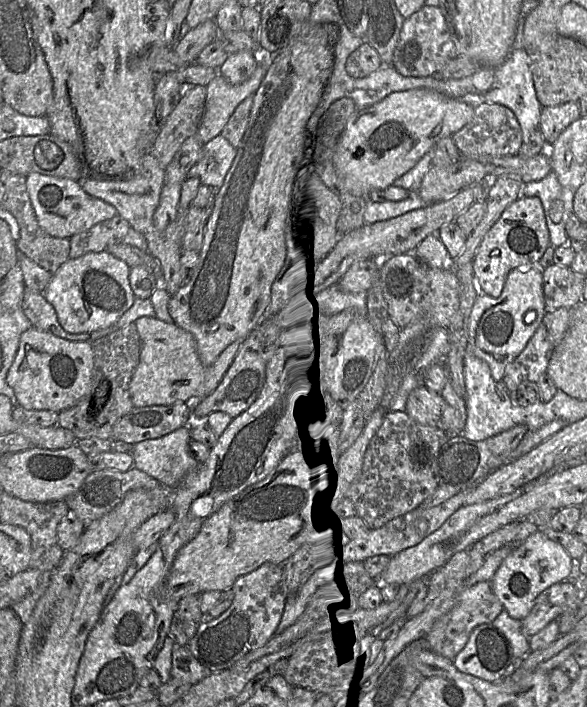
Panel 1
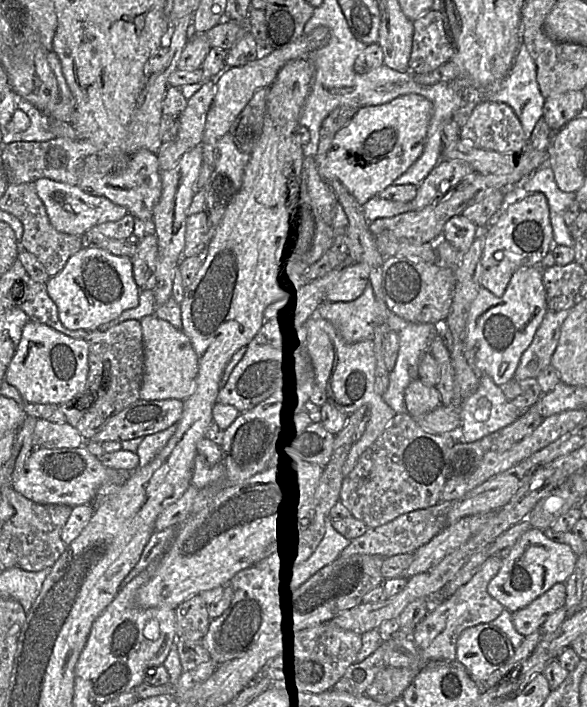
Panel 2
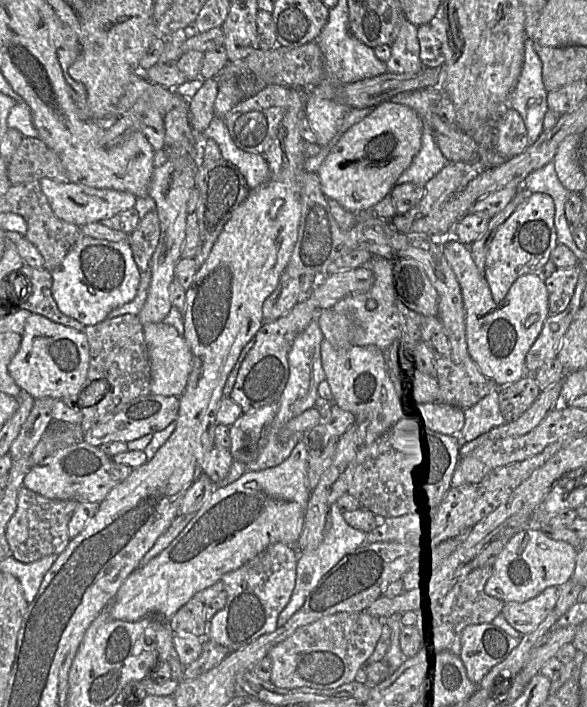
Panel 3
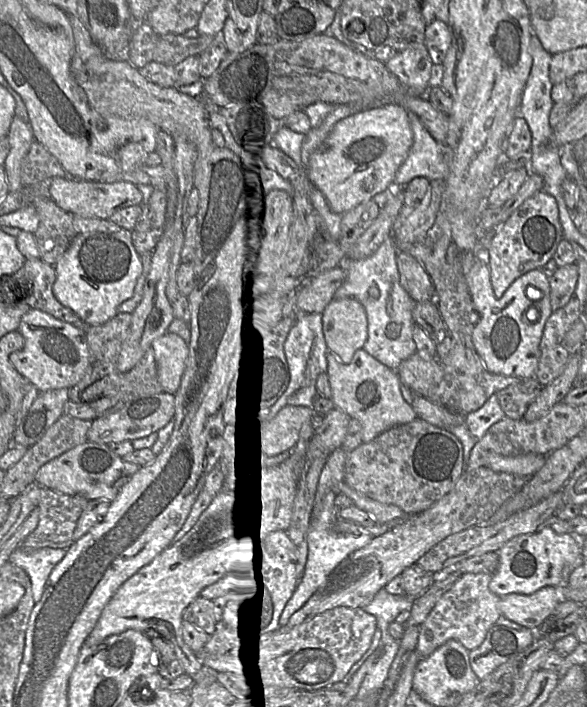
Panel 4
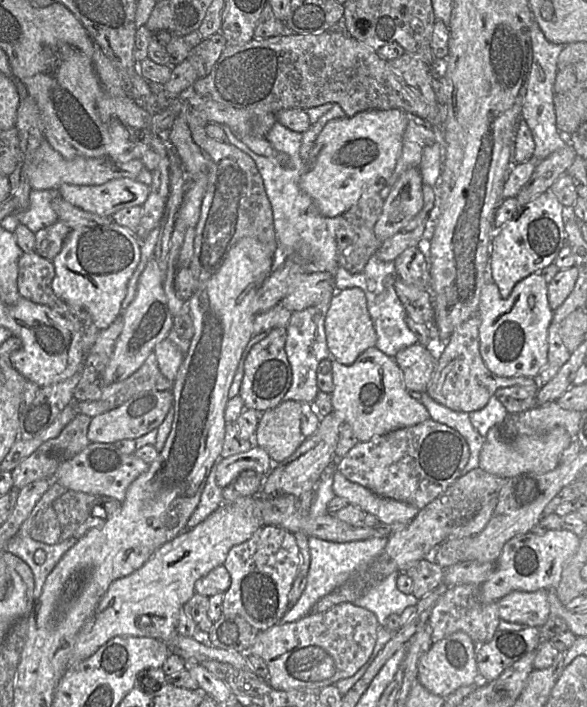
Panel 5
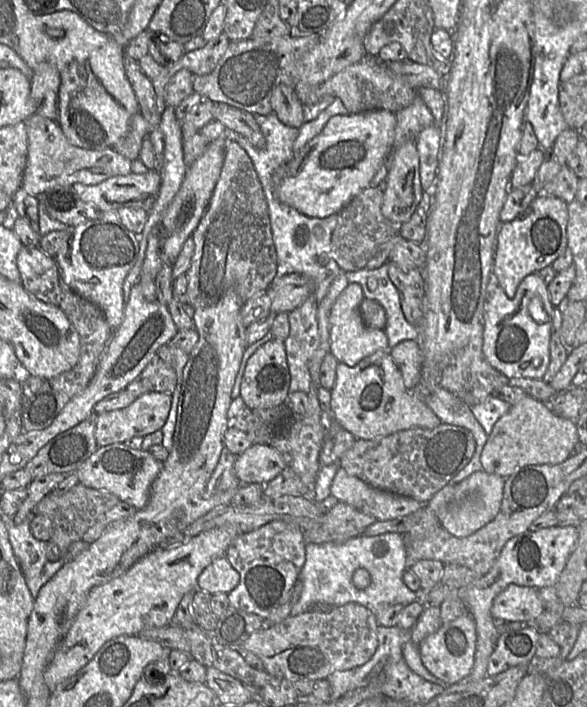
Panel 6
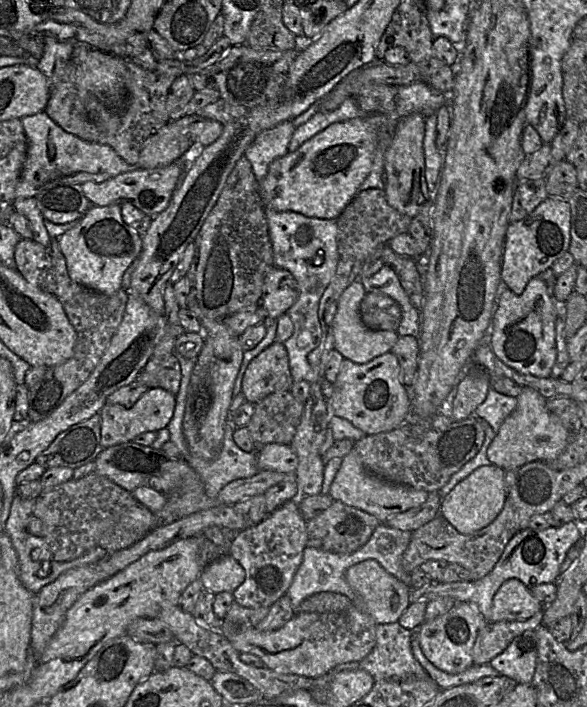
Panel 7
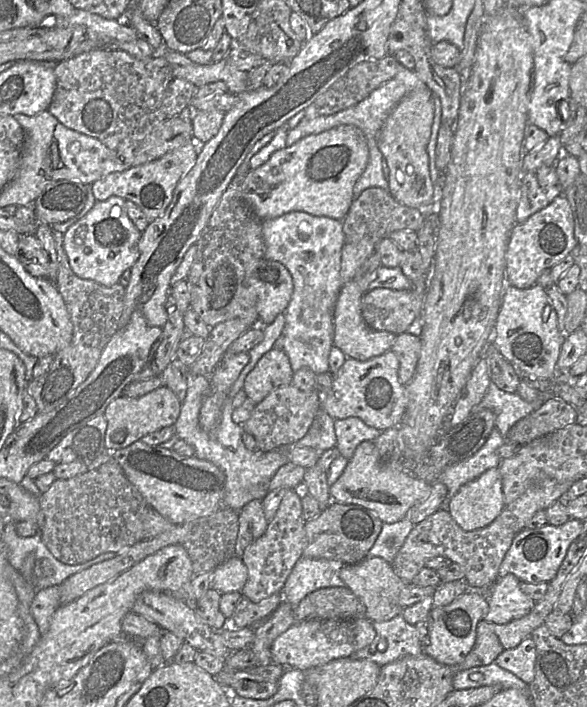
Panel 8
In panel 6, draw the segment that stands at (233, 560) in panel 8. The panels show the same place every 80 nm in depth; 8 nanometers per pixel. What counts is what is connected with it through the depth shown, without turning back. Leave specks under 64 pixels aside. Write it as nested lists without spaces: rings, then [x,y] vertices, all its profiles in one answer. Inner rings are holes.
[[[226,556],[215,559],[199,575],[197,588],[210,594],[229,593],[240,580],[239,572],[231,565]]]

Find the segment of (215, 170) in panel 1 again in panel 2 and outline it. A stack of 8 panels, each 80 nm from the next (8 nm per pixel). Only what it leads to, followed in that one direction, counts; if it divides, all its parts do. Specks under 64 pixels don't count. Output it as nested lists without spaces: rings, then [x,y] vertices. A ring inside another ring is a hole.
[[[229,132],[211,145],[202,145],[203,163],[215,166],[214,170],[226,174],[237,186],[242,185],[243,171],[250,154],[239,151]]]

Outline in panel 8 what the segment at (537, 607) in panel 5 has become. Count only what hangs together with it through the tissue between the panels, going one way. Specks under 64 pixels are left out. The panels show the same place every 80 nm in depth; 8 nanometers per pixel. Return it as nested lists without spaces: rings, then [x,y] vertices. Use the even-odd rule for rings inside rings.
[[[513,574],[498,578],[488,591],[488,611],[483,620],[507,624],[526,616],[535,602],[521,590],[521,581]]]

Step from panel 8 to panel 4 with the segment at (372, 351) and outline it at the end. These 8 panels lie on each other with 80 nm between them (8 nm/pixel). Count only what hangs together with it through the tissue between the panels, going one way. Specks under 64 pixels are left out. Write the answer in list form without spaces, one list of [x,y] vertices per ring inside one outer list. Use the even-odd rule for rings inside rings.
[[[351,297],[333,299],[322,312],[322,323],[328,349],[342,363],[350,363],[355,352],[363,348],[368,338],[368,320],[363,304]]]

